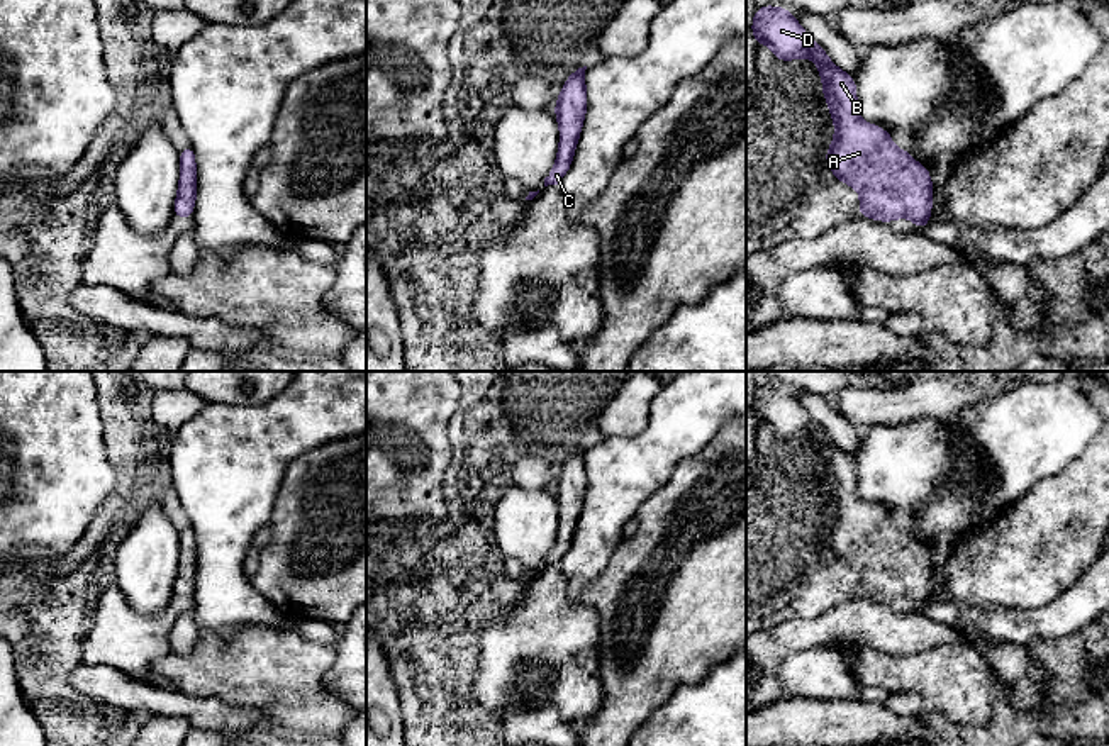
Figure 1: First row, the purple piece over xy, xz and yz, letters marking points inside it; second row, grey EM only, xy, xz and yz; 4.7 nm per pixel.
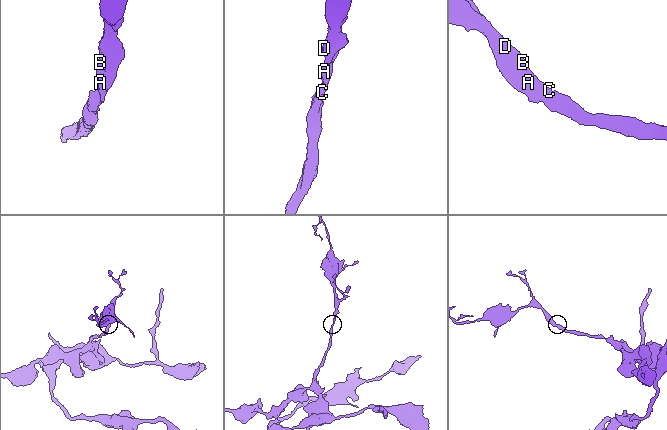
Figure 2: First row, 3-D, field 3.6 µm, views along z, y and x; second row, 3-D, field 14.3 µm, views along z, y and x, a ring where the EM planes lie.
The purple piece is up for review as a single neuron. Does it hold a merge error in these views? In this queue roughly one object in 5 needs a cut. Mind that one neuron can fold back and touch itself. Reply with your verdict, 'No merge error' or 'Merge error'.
No merge error

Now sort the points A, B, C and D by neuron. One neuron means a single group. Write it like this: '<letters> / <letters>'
A B C D

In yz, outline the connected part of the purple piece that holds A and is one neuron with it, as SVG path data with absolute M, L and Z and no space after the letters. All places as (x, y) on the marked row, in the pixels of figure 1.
M760 7L750 25L760 46L768 44L780 61L809 58L817 64L821 93L834 120L828 161L834 180L860 193L858 215L890 224L911 219L917 229L929 224L933 181L929 170L899 149L885 129L858 115L856 83L831 63L826 51L802 29L790 10Z

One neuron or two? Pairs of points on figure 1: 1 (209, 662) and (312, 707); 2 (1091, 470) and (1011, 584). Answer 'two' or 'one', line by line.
1: one
2: one

